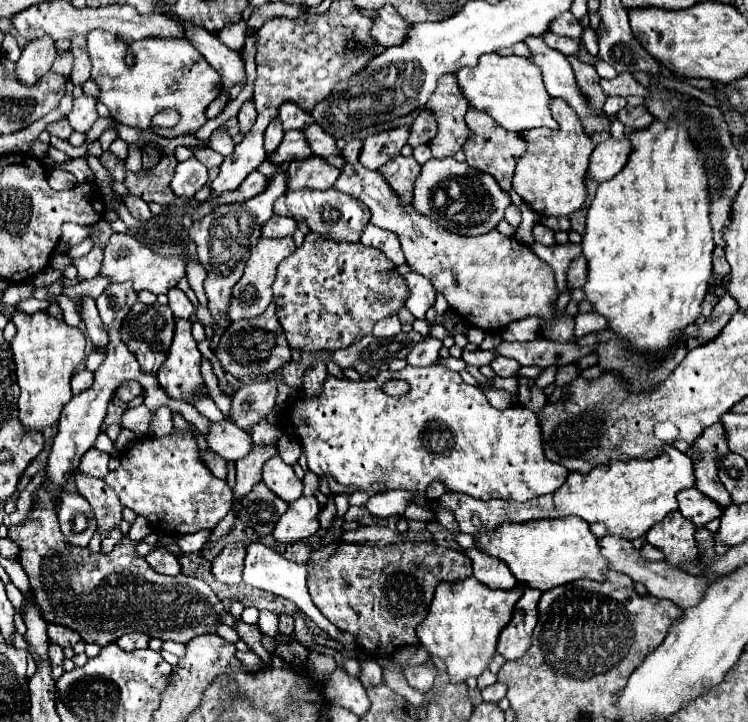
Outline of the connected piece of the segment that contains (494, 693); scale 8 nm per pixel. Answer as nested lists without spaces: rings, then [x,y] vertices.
[[[495,683],[495,685],[491,685],[491,687],[487,687],[487,689],[483,689],[481,691],[481,697],[483,697],[483,701],[491,701],[491,703],[497,703],[497,701],[501,701],[503,697],[505,697],[505,693],[507,693],[507,687],[503,685],[503,683]]]

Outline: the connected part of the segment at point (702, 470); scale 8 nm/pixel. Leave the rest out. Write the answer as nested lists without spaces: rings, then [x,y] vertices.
[[[715,423],[713,427],[705,429],[695,443],[691,445],[691,459],[695,463],[695,477],[697,477],[697,489],[701,493],[705,493],[707,497],[711,497],[713,501],[721,503],[721,507],[729,507],[731,505],[731,497],[725,491],[723,483],[719,481],[717,473],[719,473],[719,463],[725,455],[729,455],[729,447],[727,447],[727,437],[725,441],[721,439],[721,435],[725,433],[725,427],[721,423]]]

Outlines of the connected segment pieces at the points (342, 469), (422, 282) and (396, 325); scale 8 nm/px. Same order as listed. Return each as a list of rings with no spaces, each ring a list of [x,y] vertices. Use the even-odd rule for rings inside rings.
[[[439,363],[431,367],[407,365],[401,371],[380,370],[375,378],[367,381],[327,375],[321,395],[317,395],[317,399],[303,395],[301,403],[285,409],[285,419],[285,431],[301,441],[307,465],[317,477],[333,475],[341,485],[353,487],[355,491],[367,491],[373,483],[383,483],[389,491],[411,491],[419,495],[419,499],[411,501],[419,507],[427,507],[425,489],[433,479],[441,479],[447,489],[467,493],[475,499],[529,501],[533,497],[553,493],[569,475],[565,467],[545,459],[539,421],[531,409],[521,405],[511,405],[503,411],[493,409],[477,387],[467,385],[457,371]],[[387,379],[405,379],[411,385],[409,393],[399,399],[385,395],[381,385]]]
[[[407,273],[403,275],[409,287],[409,295],[407,295],[407,309],[413,313],[415,319],[425,319],[425,313],[429,311],[429,307],[433,307],[435,303],[435,289],[429,283],[429,279],[421,277],[419,273]]]
[[[397,315],[385,317],[379,323],[375,323],[375,327],[373,327],[373,335],[375,337],[393,337],[399,331],[401,331],[401,323],[399,323],[399,317]]]

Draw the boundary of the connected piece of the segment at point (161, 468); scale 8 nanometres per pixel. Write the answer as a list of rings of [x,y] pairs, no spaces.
[[[193,427],[187,429],[175,429],[171,435],[155,437],[155,435],[143,435],[139,437],[123,455],[121,465],[117,471],[109,471],[105,477],[105,483],[117,493],[123,507],[133,509],[137,515],[157,519],[159,525],[167,527],[173,533],[197,533],[201,529],[211,531],[233,507],[233,491],[227,485],[227,481],[217,479],[205,463],[201,463],[201,451],[195,441]]]

